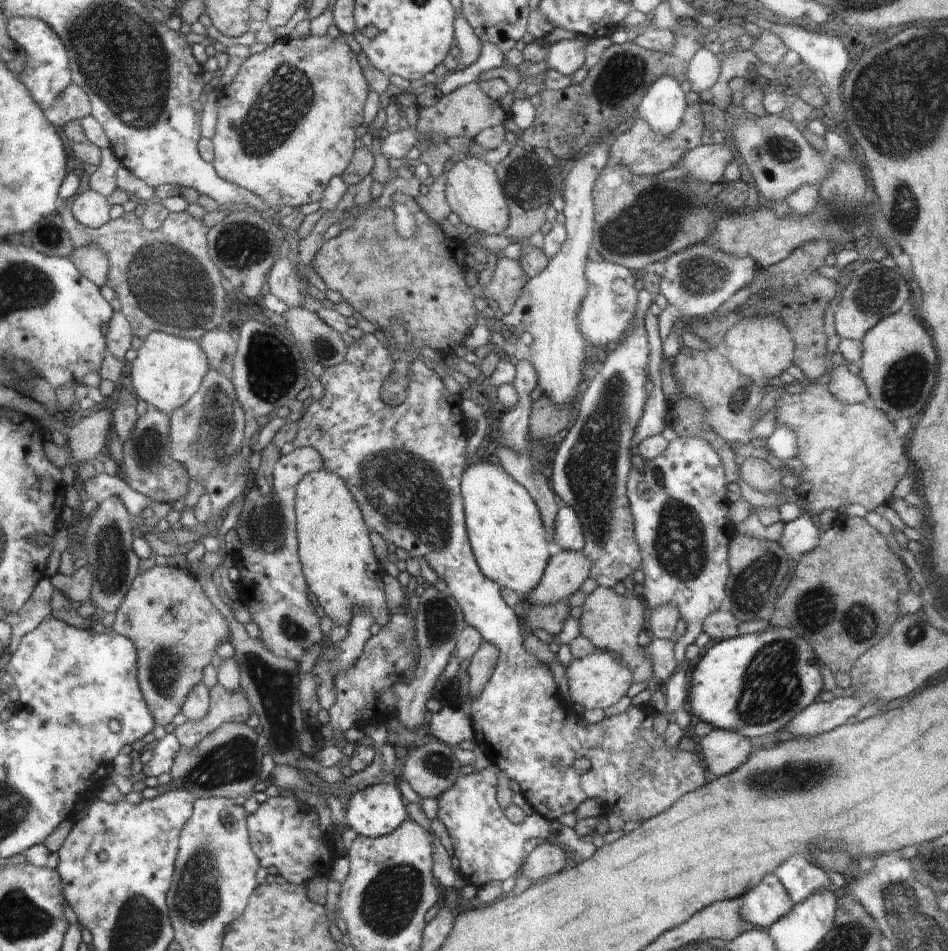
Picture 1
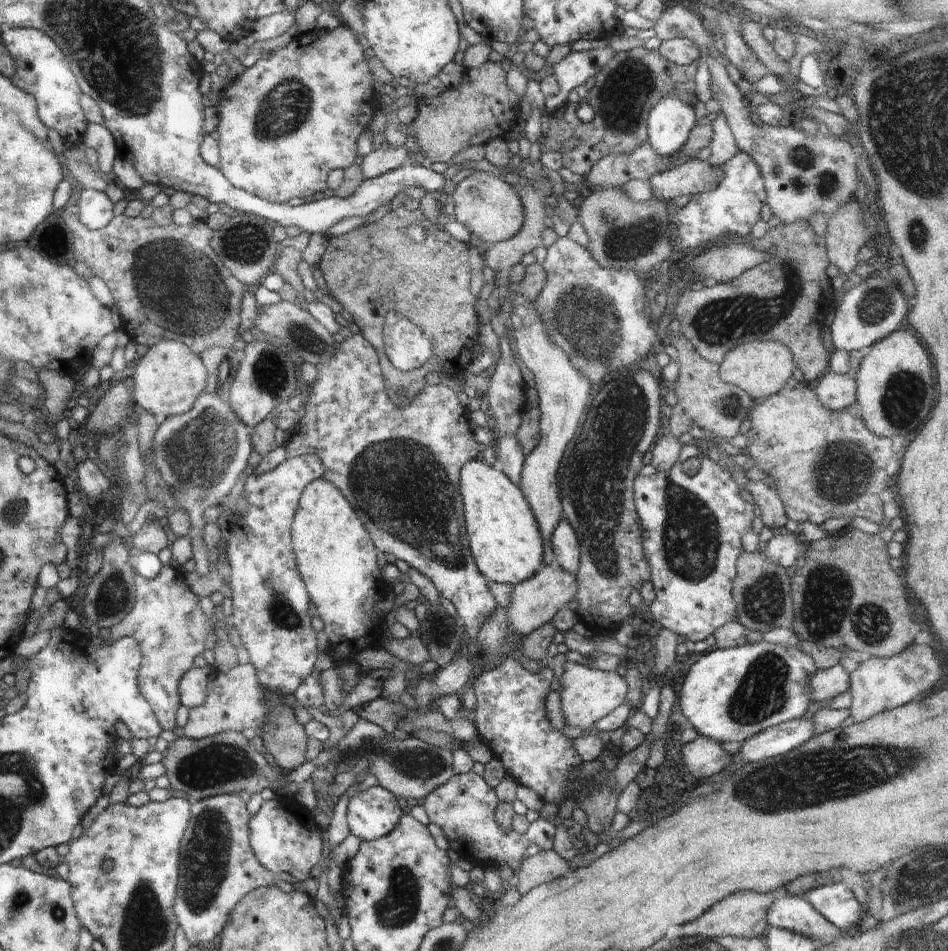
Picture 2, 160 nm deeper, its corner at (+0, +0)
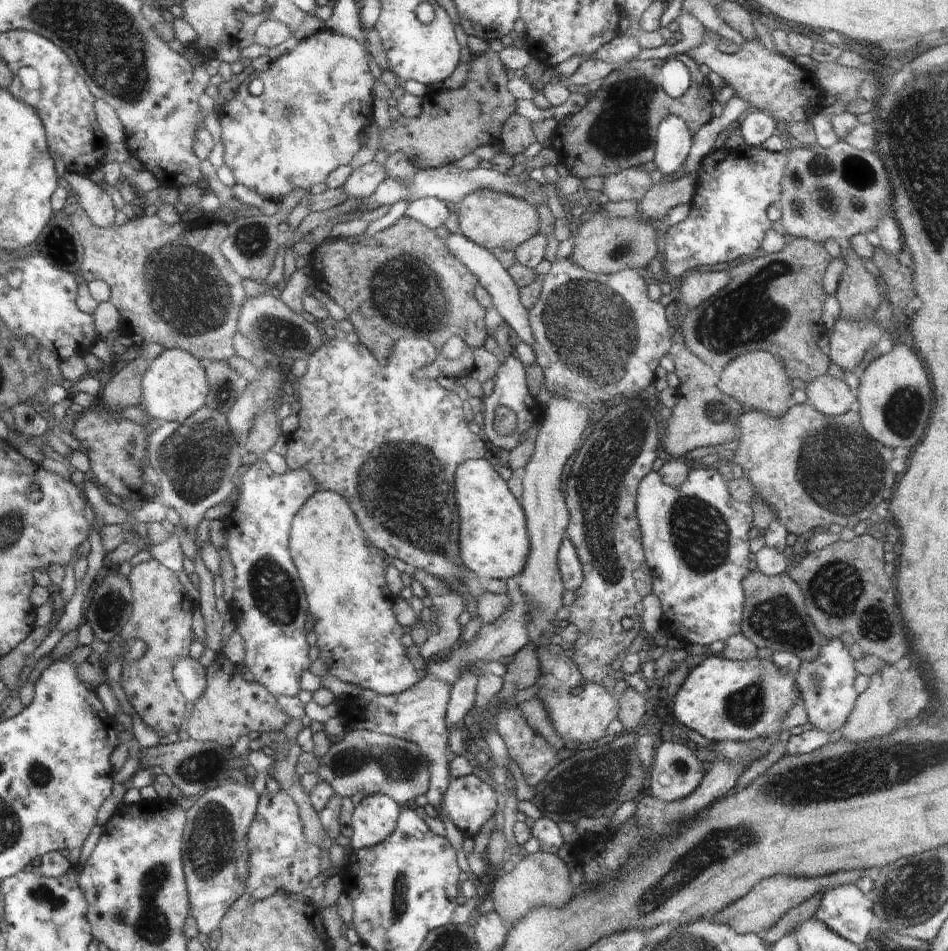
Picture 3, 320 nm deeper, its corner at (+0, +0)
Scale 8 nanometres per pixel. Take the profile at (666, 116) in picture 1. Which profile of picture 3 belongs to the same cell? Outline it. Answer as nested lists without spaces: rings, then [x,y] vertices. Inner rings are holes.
[[[670,115],[659,125],[653,161],[664,176],[672,176],[685,163],[692,137],[687,122],[679,116]]]

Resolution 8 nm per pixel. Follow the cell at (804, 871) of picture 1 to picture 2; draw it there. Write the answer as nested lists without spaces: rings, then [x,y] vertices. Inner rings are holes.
[[[846,882],[833,883],[807,890],[802,897],[839,929],[852,931],[862,916],[852,887]]]

